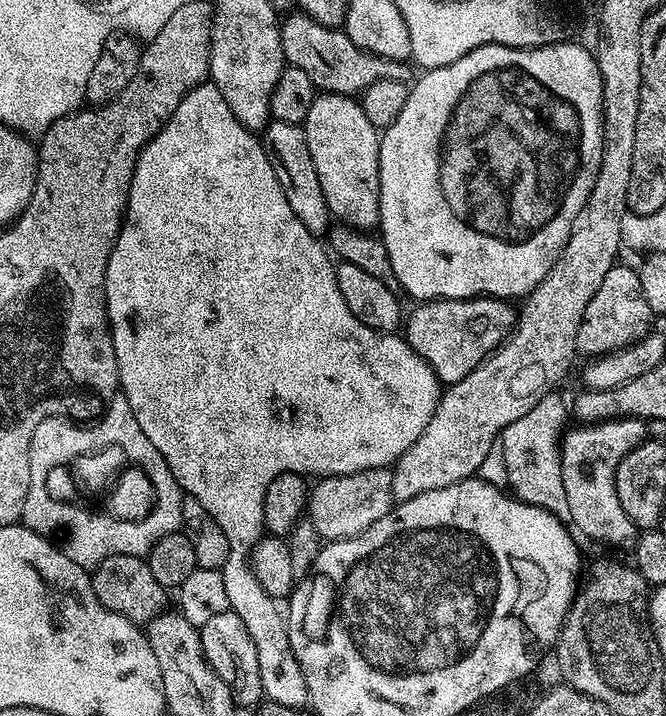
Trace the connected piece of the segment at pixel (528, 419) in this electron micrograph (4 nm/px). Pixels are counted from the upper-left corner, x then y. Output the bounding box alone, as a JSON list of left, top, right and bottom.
[499,391,568,518]

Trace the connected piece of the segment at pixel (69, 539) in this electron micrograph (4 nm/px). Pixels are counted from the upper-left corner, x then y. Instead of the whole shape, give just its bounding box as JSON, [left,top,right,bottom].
[20,395,186,570]

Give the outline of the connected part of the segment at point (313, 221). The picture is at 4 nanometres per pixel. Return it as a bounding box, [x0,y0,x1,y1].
[262,119,330,237]

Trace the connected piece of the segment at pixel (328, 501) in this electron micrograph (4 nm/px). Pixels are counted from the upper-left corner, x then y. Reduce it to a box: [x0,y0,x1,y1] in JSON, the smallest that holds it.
[307,468,394,541]

